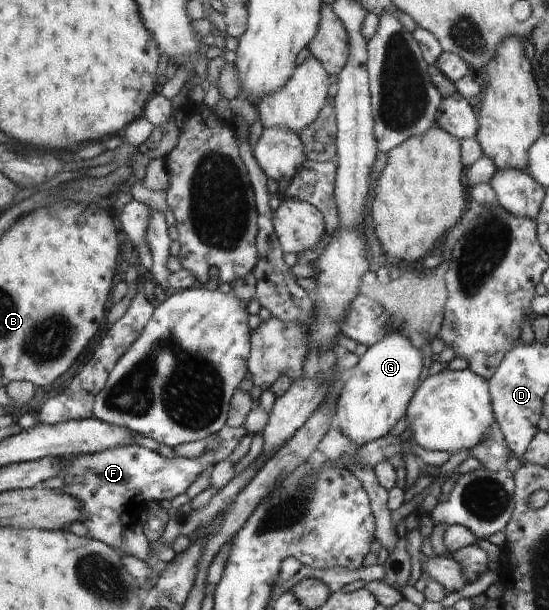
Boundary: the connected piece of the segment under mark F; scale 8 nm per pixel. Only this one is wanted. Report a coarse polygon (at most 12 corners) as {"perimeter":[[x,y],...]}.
{"perimeter":[[225,425],[199,459],[139,445],[73,455],[61,491],[91,538],[131,557],[127,531],[232,455]]}

